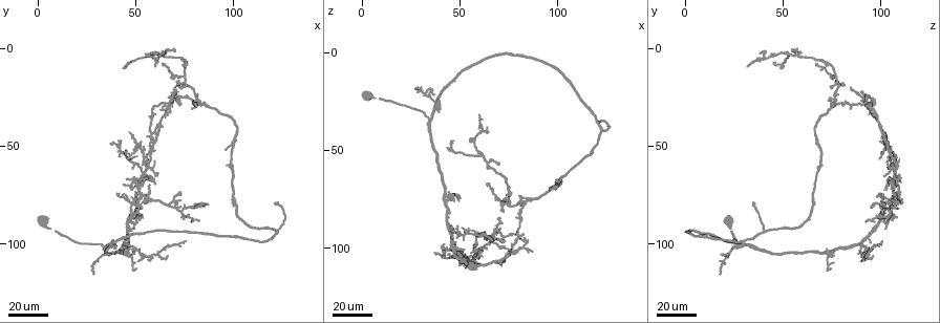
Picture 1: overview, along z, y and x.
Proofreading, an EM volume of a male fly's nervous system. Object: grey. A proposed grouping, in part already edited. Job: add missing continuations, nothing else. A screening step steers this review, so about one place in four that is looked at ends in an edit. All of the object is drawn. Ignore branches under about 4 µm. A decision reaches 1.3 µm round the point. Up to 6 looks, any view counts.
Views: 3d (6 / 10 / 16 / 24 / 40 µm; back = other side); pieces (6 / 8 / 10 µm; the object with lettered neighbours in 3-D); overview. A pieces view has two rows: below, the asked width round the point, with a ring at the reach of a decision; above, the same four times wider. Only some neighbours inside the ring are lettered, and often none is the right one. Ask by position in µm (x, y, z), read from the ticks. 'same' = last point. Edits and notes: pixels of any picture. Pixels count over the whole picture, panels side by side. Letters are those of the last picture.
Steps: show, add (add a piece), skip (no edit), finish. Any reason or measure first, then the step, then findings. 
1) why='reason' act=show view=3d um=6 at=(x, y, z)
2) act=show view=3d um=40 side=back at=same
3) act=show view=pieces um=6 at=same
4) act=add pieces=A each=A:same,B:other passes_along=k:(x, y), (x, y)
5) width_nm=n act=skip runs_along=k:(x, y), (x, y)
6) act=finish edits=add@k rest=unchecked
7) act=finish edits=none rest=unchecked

why='free end' act=show view=3d um=24 at=(72, 28, 97)

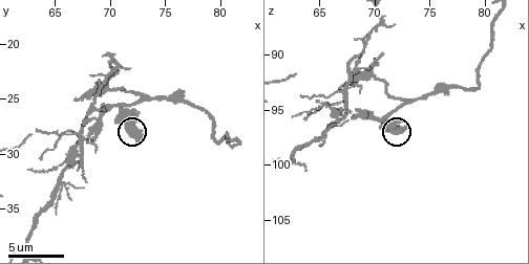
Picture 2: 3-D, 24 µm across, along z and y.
why='closer look' act=show view=3d um=10 at=(72.6, 28.8, 96.6)

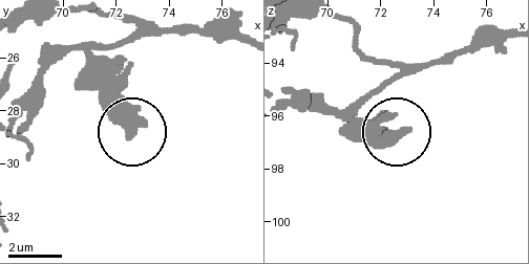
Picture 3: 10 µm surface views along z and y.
act=show view=pieces um=8 at=(72.5, 29.0, 96.8)

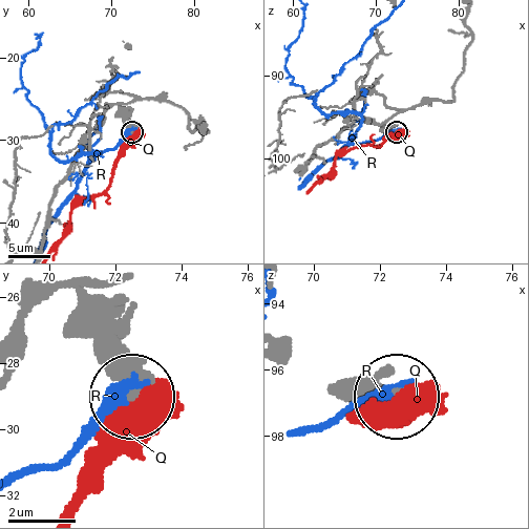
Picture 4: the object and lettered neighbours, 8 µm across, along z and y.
act=skip each=Q:other,R:other found='no lettered piece goes on from it'

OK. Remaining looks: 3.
why='branch stops here' act=show view=pieces um=6 at=(68.8, 26.6, 90.2)

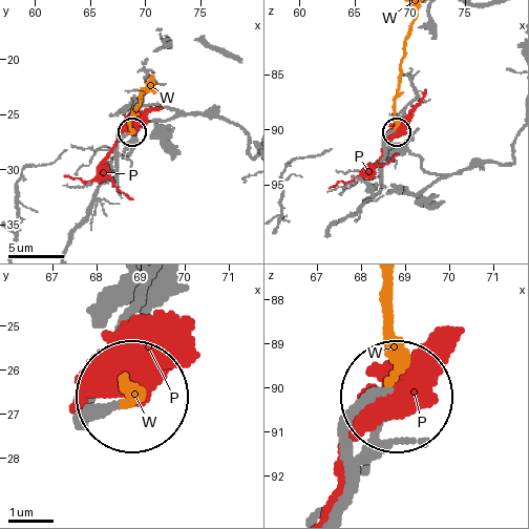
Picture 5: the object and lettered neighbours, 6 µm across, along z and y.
act=skip each=P:other,W:other runs_along=5:(68, 245), (70, 231), (113, 169), (115, 144), (130, 132) found='no lettered piece goes on from it'

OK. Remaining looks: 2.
why='free end' act=show view=3d um=40 at=(52, 81, 108)

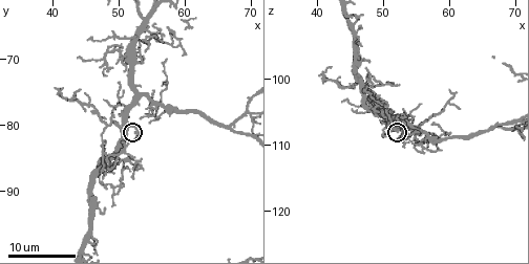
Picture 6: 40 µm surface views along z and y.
act=show view=pieces um=8 at=(52.5, 82.0, 109.5)

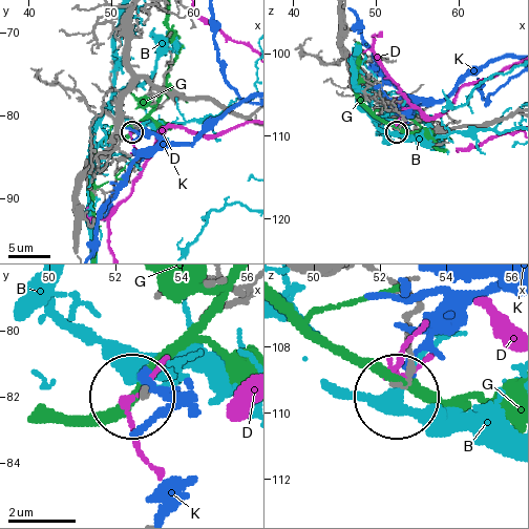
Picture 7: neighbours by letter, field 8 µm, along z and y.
act=skip each=B:other,D:other,G:other,K:other found='no lettered piece goes on from it'

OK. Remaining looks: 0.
act=finish edits=none rest=unchecked

